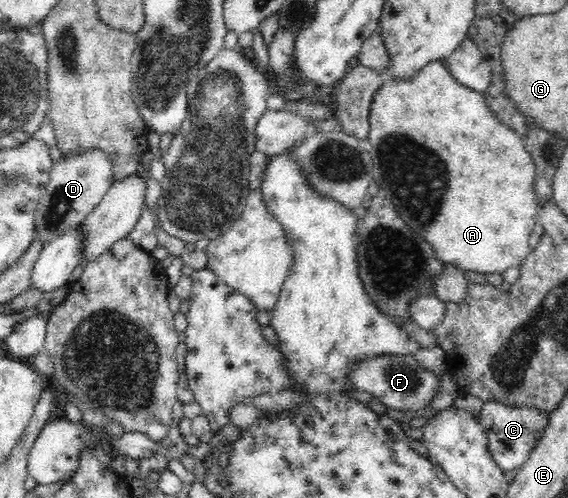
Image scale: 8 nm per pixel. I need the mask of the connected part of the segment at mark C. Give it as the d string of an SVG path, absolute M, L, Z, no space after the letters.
M486 401L478 417L489 441L489 450L500 469L518 471L529 458L549 422L549 415L535 407L508 407L499 401Z

